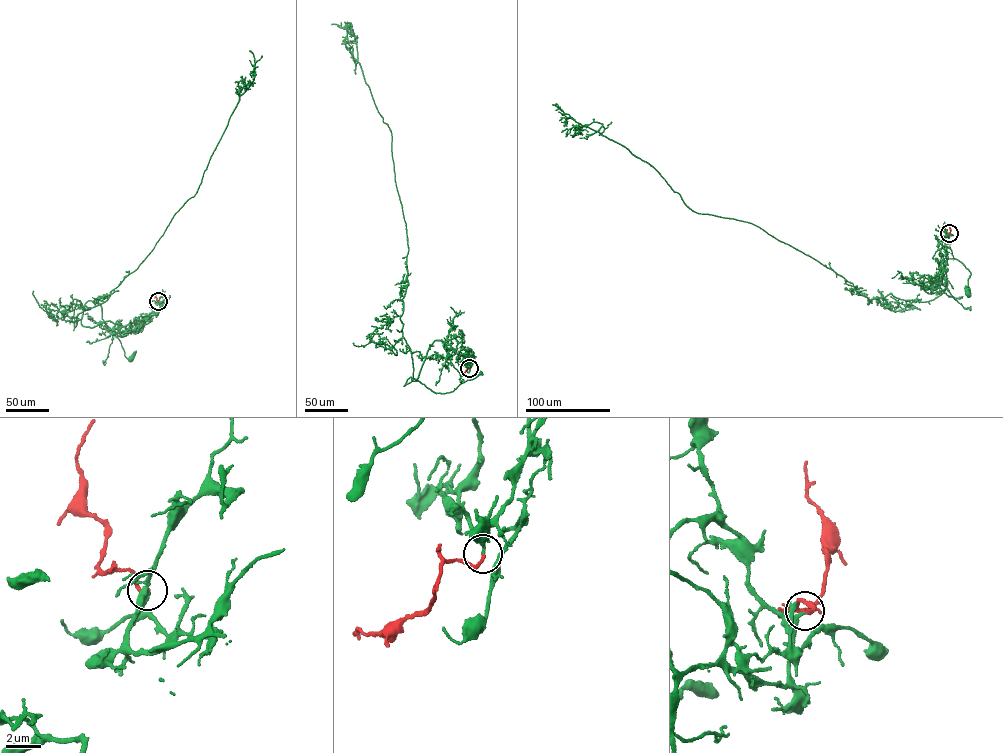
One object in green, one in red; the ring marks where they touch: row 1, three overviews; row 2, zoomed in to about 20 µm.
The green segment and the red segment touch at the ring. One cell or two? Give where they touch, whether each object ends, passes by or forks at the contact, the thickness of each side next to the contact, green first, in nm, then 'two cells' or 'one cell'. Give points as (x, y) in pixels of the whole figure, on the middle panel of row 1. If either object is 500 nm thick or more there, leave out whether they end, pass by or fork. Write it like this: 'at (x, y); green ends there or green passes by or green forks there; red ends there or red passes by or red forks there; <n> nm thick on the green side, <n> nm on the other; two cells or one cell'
at (469, 368); green ends there; red ends there; 280 nm thick on the green side, 200 nm on the other; one cell

